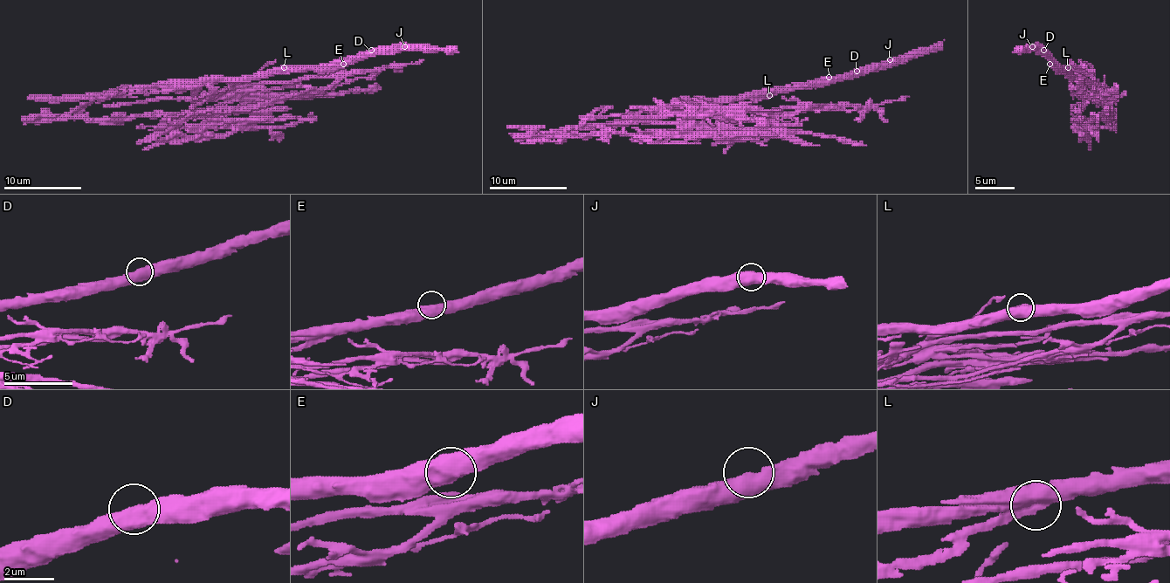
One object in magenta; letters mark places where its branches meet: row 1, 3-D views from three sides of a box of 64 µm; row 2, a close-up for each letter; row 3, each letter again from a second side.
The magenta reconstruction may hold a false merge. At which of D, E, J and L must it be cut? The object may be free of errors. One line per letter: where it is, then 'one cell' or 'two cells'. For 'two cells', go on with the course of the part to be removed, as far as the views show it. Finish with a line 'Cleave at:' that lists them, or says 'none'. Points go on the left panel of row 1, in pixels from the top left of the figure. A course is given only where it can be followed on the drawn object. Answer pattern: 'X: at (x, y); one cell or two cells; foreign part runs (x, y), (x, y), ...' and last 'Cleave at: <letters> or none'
D: at (371, 50); one cell
E: at (343, 64); one cell
J: at (404, 46); one cell
L: at (284, 67); two cells; foreign part runs (283, 68), (223, 89), (196, 105), (175, 128), (188, 136), (226, 133), (313, 113)
Cleave at: L

